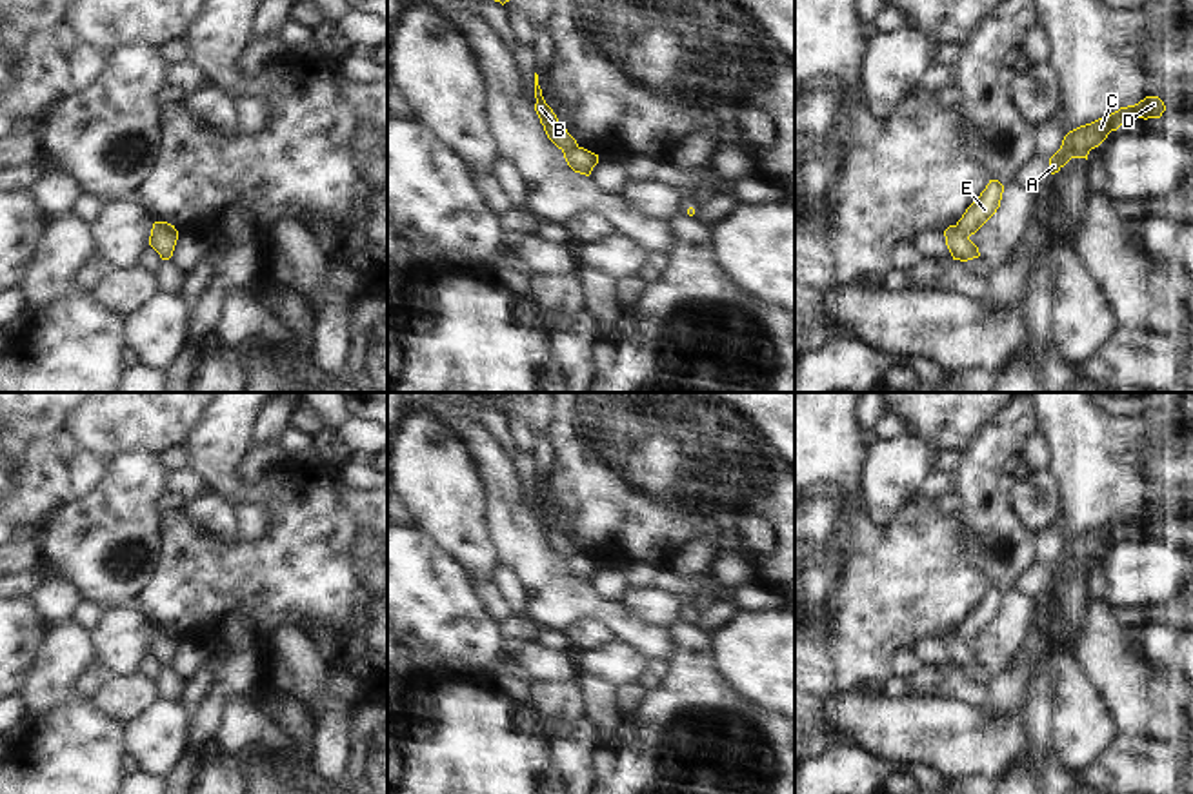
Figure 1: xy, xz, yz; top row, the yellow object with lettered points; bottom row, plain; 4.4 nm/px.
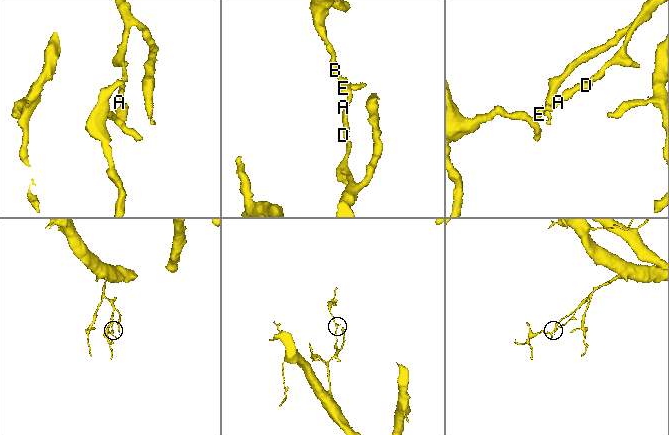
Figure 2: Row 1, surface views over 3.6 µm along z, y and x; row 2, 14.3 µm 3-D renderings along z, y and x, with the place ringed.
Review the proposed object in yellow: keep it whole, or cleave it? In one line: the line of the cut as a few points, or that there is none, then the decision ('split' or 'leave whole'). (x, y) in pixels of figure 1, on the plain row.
cut in yz along (955, 633), (968, 644); split

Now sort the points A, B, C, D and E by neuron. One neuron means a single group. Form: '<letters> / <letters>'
A C D E / B

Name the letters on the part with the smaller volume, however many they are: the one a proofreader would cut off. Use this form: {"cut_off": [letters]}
{"cut_off": ["B"]}

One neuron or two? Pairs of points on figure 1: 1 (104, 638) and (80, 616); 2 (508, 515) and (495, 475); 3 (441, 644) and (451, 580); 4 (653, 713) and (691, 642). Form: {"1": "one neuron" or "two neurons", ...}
{"1": "two neurons", "2": "one neuron", "3": "one neuron", "4": "one neuron"}

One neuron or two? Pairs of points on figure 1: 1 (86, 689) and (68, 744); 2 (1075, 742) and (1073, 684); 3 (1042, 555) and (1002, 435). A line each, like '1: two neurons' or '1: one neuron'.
1: two neurons
2: one neuron
3: two neurons

